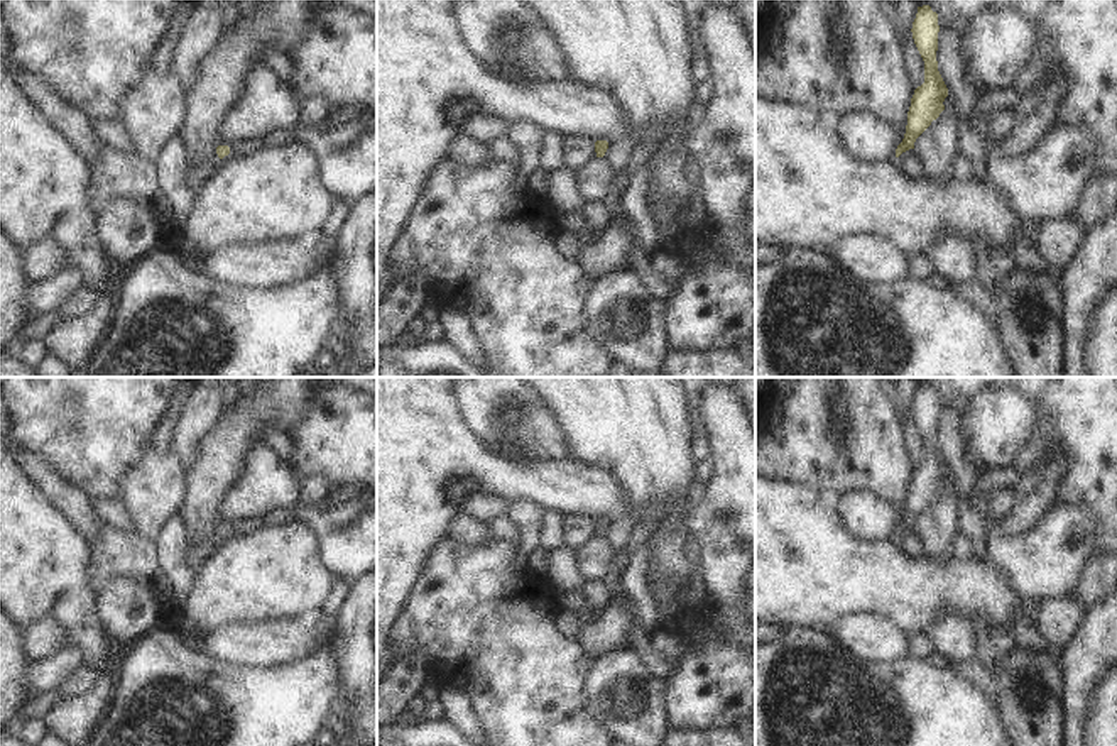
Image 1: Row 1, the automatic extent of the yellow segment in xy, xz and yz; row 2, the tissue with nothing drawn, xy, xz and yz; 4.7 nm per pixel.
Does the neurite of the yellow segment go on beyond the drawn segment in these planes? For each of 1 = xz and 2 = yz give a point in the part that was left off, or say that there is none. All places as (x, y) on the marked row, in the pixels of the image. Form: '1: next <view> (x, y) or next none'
1: next none
2: next none

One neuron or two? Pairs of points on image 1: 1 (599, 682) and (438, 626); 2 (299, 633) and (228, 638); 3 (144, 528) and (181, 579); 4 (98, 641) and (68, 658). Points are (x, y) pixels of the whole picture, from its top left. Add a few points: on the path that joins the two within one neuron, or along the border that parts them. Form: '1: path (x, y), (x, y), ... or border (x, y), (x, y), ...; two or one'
1: border (588, 665), (585, 706), (592, 716); two
2: path (283, 638), (245, 638); one
3: border (178, 511), (166, 520), (152, 542); two
4: border (66, 647), (75, 648), (83, 663); two

